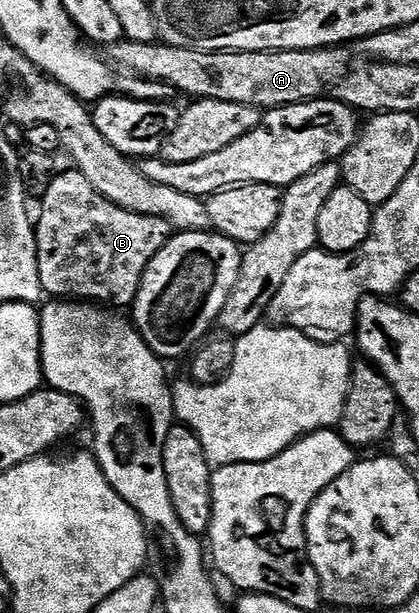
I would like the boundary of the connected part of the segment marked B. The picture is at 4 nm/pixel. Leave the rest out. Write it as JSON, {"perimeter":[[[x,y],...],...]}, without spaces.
{"perimeter":[[[61,169],[50,188],[46,188],[40,219],[37,217],[34,222],[43,293],[56,300],[83,300],[108,308],[131,307],[150,260],[169,240],[168,222],[164,218],[131,214],[106,200],[81,170],[67,169]]]}

